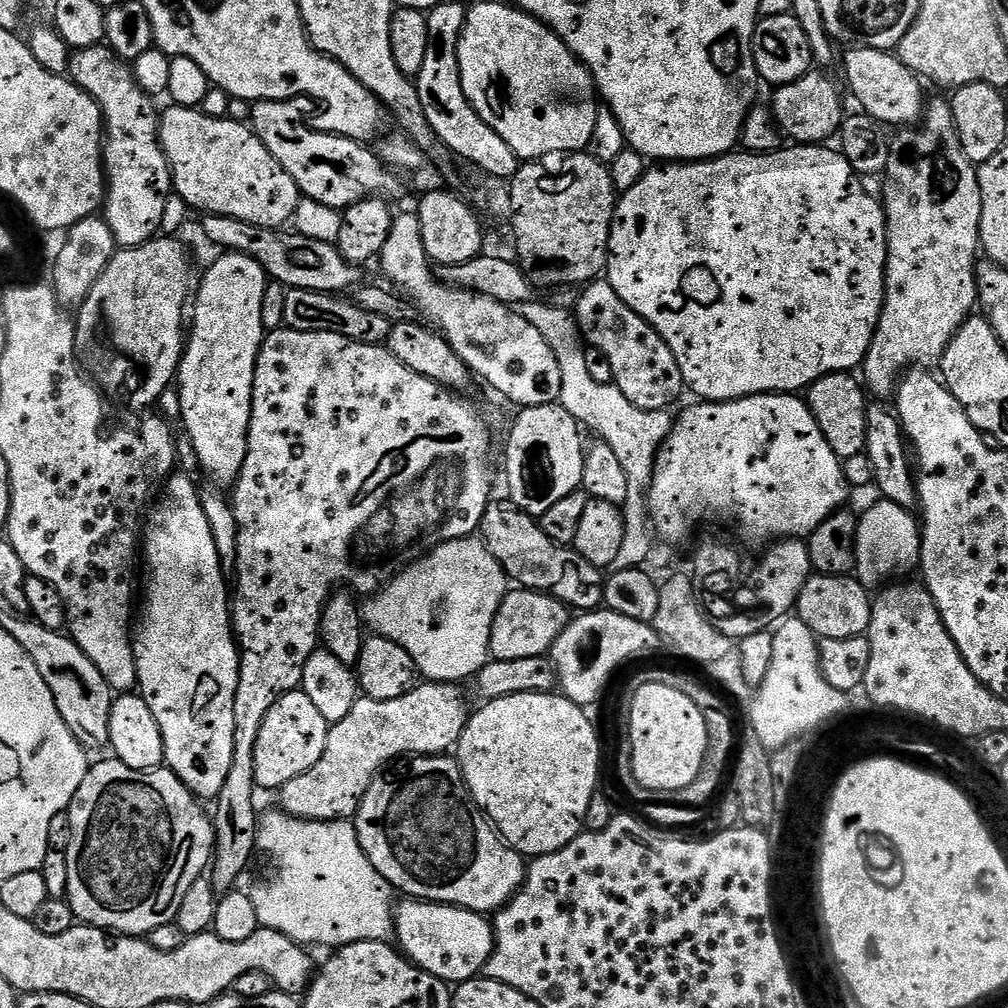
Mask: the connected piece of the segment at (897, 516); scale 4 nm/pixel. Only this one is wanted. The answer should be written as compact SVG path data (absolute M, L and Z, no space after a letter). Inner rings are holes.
M883 498L858 520L856 537L855 579L865 588L876 590L881 587L895 572L908 572L915 569L920 562L921 525L912 517L909 509L898 506ZM885 579L885 580L884 580ZM884 580L884 581L883 581Z

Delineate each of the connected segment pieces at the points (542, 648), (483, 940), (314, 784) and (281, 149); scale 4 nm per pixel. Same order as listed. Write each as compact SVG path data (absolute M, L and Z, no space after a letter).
M512 590L504 597L490 634L493 660L534 658L551 653L556 640L570 623L570 608L547 591Z
M408 898L403 902L394 912L395 939L413 964L452 986L477 979L483 973L494 943L494 928L487 915L456 908L453 904L432 904L428 900Z
M420 682L411 688L402 698L393 700L357 699L354 710L342 718L342 722L331 725L326 738L326 750L322 750L322 758L306 770L306 774L298 774L284 787L279 789L279 807L291 817L299 820L346 820L351 821L360 808L360 800L371 786L372 780L385 767L387 760L413 756L439 756L455 749L460 743L460 736L468 725L470 707L459 683L441 684L439 682Z
M257 100L251 105L250 127L262 146L274 154L274 158L294 178L300 187L301 197L337 210L349 208L359 200L367 200L379 194L392 198L400 184L367 143L322 132L304 121L299 103L290 100Z

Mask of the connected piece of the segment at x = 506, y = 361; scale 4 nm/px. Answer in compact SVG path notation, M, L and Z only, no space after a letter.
M415 211L404 212L401 216L399 213L393 219L390 238L386 238L386 246L380 251L379 259L381 270L388 275L387 283L395 286L407 299L411 300L418 309L419 315L425 316L423 317L425 321L430 320L428 322L446 338L454 354L462 358L462 362L468 367L473 377L480 379L481 376L494 391L501 392L510 403L516 404L517 409L546 406L559 401L562 394L562 370L558 370L558 358L554 358L554 350L550 350L546 338L542 338L537 328L530 326L530 322L526 322L526 318L522 318L522 314L515 307L466 288L454 288L451 284L441 284L436 279L433 265L424 249L420 218Z

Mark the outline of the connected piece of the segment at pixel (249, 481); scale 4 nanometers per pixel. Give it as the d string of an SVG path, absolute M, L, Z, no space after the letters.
M283 326L269 331L264 338L264 345L260 347L258 354L258 362L254 370L254 394L252 395L252 417L250 418L250 430L248 431L248 449L246 450L246 458L244 465L240 471L234 485L236 493L230 496L231 506L234 515L237 518L237 562L236 572L234 575L234 591L230 596L230 615L232 617L232 626L235 632L236 643L240 651L240 685L236 691L234 698L234 758L230 758L230 772L226 774L226 782L222 786L222 790L216 795L214 807L216 813L211 813L210 819L212 829L216 835L216 849L214 851L214 863L210 868L210 879L212 887L216 890L228 890L233 887L232 884L244 871L248 868L248 863L252 860L252 854L257 851L256 833L258 825L258 811L256 812L256 795L258 789L256 779L254 778L254 746L258 742L258 730L262 730L262 722L266 718L266 714L274 706L274 702L281 700L288 692L297 691L302 682L302 670L306 666L306 662L310 658L310 654L315 652L320 639L320 616L324 613L324 606L328 602L329 596L337 591L341 586L351 590L353 593L368 592L367 594L375 594L392 579L393 576L399 576L401 572L410 564L415 564L421 556L433 552L439 544L445 544L451 540L462 540L471 537L477 531L482 522L483 515L486 514L488 505L493 499L492 496L492 464L488 461L488 451L492 448L492 436L488 433L488 424L480 417L480 412L468 400L463 400L463 395L457 394L453 389L443 388L438 382L434 382L430 378L426 378L422 374L418 374L410 366L406 366L402 362L398 362L398 358L394 358L394 354L389 352L387 347L379 344L363 344L362 342L354 342L350 338L346 338L342 334L330 334L329 332L303 332L302 330L294 330L293 328L285 328Z

